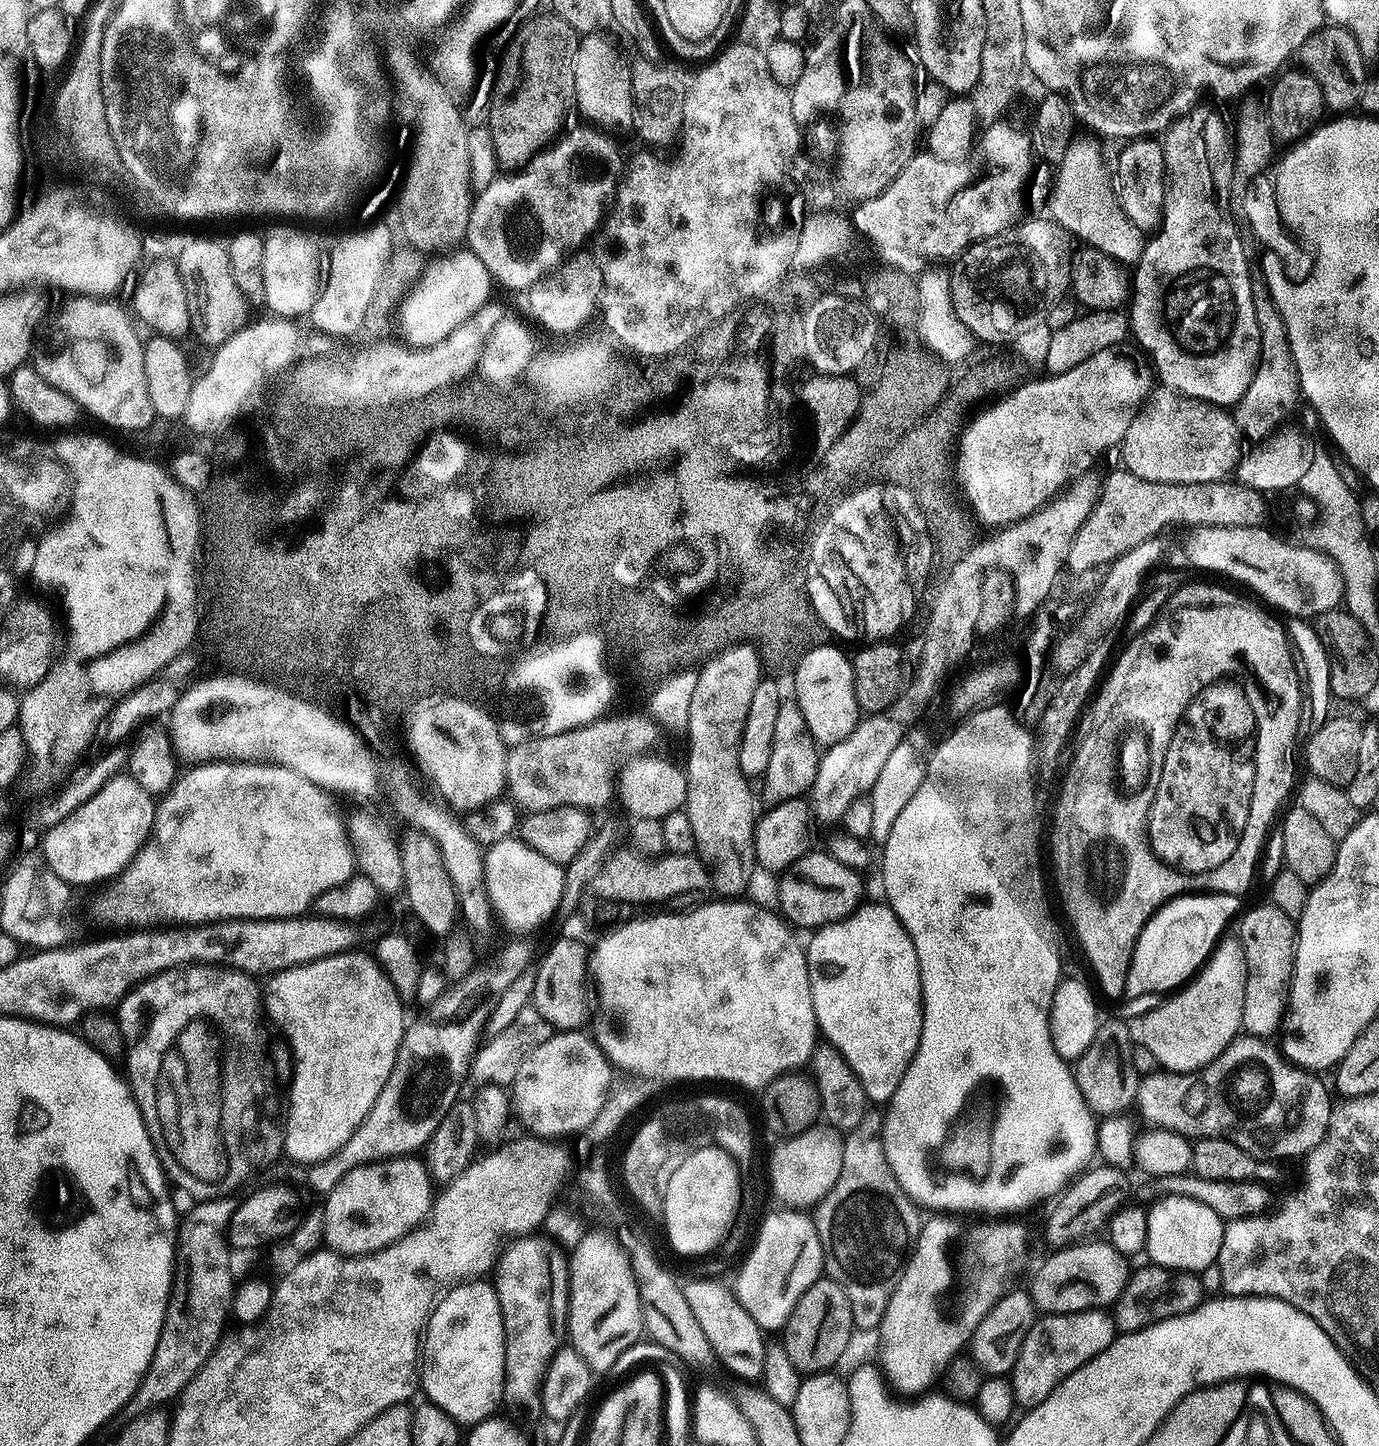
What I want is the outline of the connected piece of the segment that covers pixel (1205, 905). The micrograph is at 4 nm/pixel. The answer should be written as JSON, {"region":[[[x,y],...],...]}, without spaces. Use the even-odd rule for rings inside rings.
{"region":[[[1189,893],[1171,898],[1155,915],[1148,920],[1136,940],[1132,952],[1130,970],[1127,972],[1125,997],[1140,998],[1158,992],[1169,993],[1186,984],[1203,967],[1204,961],[1211,955],[1213,948],[1223,935],[1222,930],[1228,921],[1237,917],[1241,911],[1240,896],[1228,893]]]}

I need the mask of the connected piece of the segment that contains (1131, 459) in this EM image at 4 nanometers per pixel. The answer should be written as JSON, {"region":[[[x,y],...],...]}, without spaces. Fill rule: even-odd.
{"region":[[[1156,390],[1140,406],[1122,441],[1123,467],[1146,482],[1214,482],[1229,479],[1242,457],[1242,429],[1227,407],[1171,390]]]}

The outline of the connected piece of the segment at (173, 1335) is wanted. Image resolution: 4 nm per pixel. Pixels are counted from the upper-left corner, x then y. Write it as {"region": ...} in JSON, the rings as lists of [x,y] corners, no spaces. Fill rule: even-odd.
{"region":[[[224,1194],[204,1199],[179,1221],[174,1236],[172,1290],[168,1297],[167,1312],[162,1332],[152,1354],[143,1382],[136,1394],[117,1413],[119,1425],[126,1425],[150,1409],[164,1406],[168,1400],[179,1397],[190,1378],[200,1371],[216,1348],[223,1333],[224,1320],[230,1314],[234,1279],[230,1270],[227,1231],[231,1216],[239,1205],[239,1197]]]}

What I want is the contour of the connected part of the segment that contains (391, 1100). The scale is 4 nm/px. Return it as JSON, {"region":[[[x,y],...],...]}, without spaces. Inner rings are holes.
{"region":[[[386,1078],[386,1082],[390,1084],[382,1086],[382,1094],[378,1094],[374,1106],[370,1106],[370,1114],[366,1114],[362,1126],[358,1126],[358,1130],[354,1130],[354,1134],[350,1134],[345,1144],[337,1152],[330,1154],[330,1158],[320,1160],[307,1169],[308,1184],[314,1191],[327,1194],[330,1190],[334,1190],[334,1186],[338,1186],[343,1176],[350,1174],[350,1170],[363,1164],[373,1164],[376,1160],[393,1160],[395,1156],[419,1153],[434,1134],[434,1130],[438,1130],[438,1124],[406,1124],[406,1120],[400,1118],[400,1114],[396,1114],[398,1084],[394,1084],[396,1080],[390,1078]]]}

